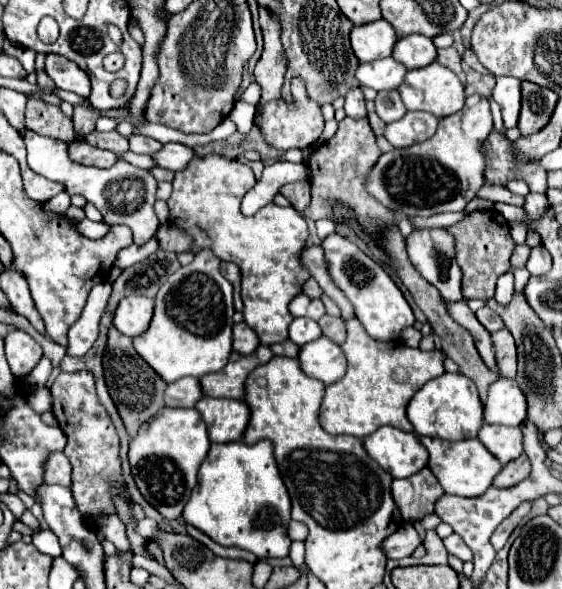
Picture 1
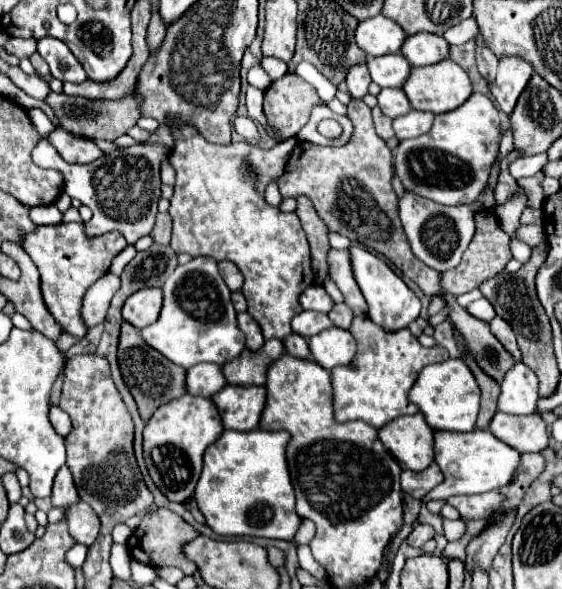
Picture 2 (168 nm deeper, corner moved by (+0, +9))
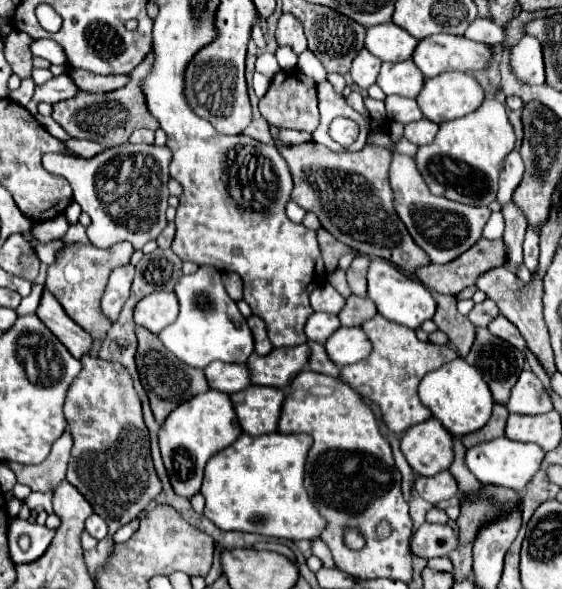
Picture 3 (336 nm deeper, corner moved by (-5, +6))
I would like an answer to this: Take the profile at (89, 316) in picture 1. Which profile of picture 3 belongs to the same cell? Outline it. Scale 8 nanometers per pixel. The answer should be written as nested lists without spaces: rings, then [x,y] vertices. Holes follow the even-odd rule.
[[[126,264],[122,268],[116,268],[112,274],[110,274],[110,280],[108,280],[108,286],[104,290],[104,296],[102,296],[102,304],[100,304],[100,310],[102,314],[114,322],[130,294],[130,284],[132,284],[132,278],[134,278],[134,266],[132,264]]]

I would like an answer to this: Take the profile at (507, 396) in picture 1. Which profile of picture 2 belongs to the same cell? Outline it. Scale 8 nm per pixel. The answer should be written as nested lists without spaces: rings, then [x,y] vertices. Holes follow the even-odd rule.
[[[517,363],[501,383],[501,395],[497,409],[511,415],[531,415],[537,409],[537,375]]]

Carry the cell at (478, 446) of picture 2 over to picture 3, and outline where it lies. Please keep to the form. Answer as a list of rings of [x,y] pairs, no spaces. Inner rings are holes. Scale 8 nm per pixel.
[[[506,436],[494,438],[490,442],[480,442],[478,446],[472,446],[466,450],[464,462],[468,470],[482,482],[482,484],[494,484],[494,486],[504,486],[512,488],[516,492],[524,490],[524,486],[532,480],[536,470],[540,468],[540,462],[544,458],[542,448],[534,444],[524,444],[524,442],[514,442],[508,440]]]

